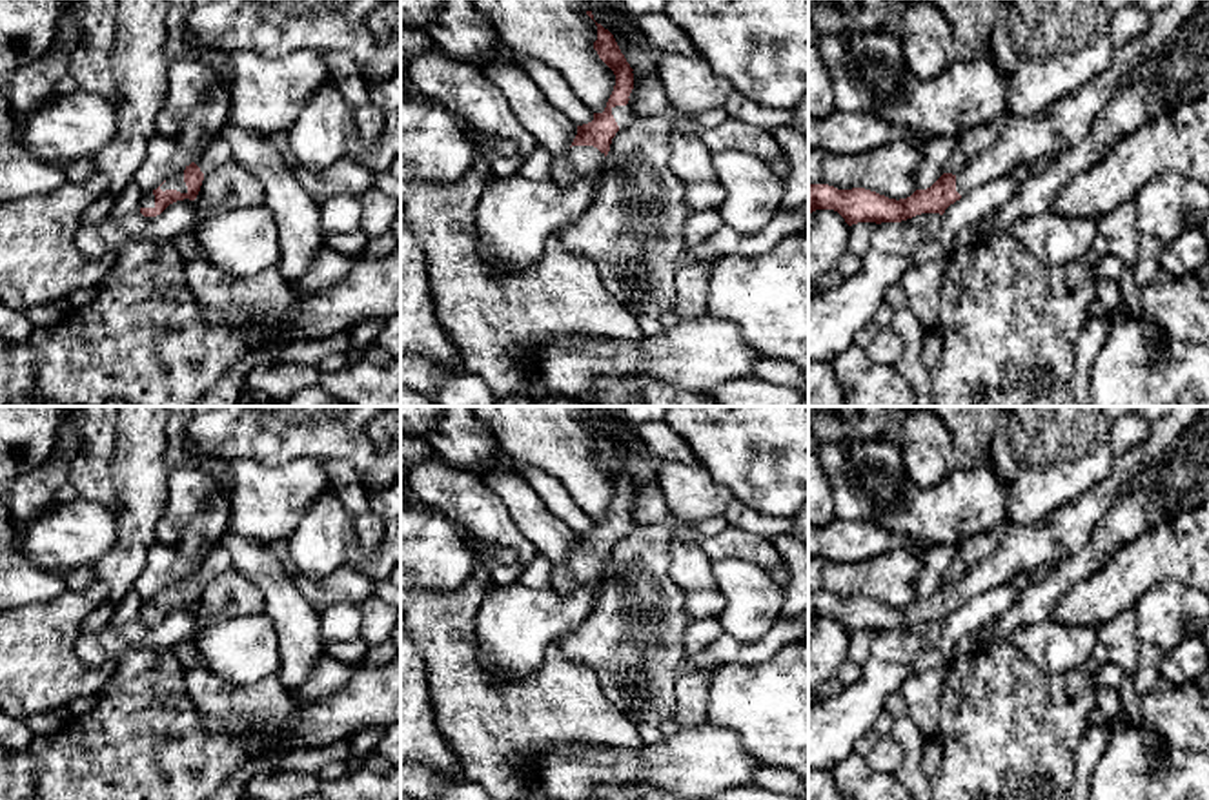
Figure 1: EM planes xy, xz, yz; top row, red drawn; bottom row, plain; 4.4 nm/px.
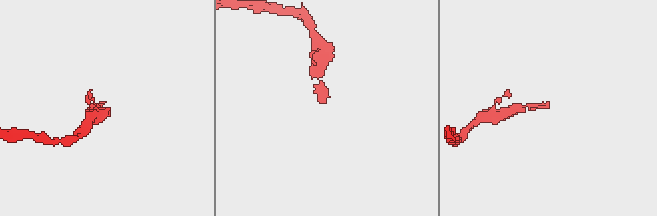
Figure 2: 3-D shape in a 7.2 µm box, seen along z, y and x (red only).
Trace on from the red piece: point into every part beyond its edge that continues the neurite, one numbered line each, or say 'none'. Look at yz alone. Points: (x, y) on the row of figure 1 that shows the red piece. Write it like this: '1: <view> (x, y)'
1: yz (1022, 139)

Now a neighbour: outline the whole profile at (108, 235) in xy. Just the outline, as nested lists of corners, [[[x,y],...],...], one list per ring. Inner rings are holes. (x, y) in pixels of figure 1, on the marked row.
[[[195,200],[169,204],[157,217],[144,217],[140,210],[122,217],[107,215],[97,224],[80,224],[75,246],[82,255],[102,257],[129,242],[173,244],[178,235],[191,233],[197,224]]]

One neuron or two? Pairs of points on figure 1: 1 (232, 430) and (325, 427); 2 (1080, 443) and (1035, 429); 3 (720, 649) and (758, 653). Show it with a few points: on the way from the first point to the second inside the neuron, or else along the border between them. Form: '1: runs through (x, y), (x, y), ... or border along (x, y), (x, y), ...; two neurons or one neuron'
1: runs through (255, 427), (301, 427); one neuron
2: runs through (1069, 443), (1055, 443), (1046, 434); one neuron
3: runs through (729, 651), (749, 653); one neuron

